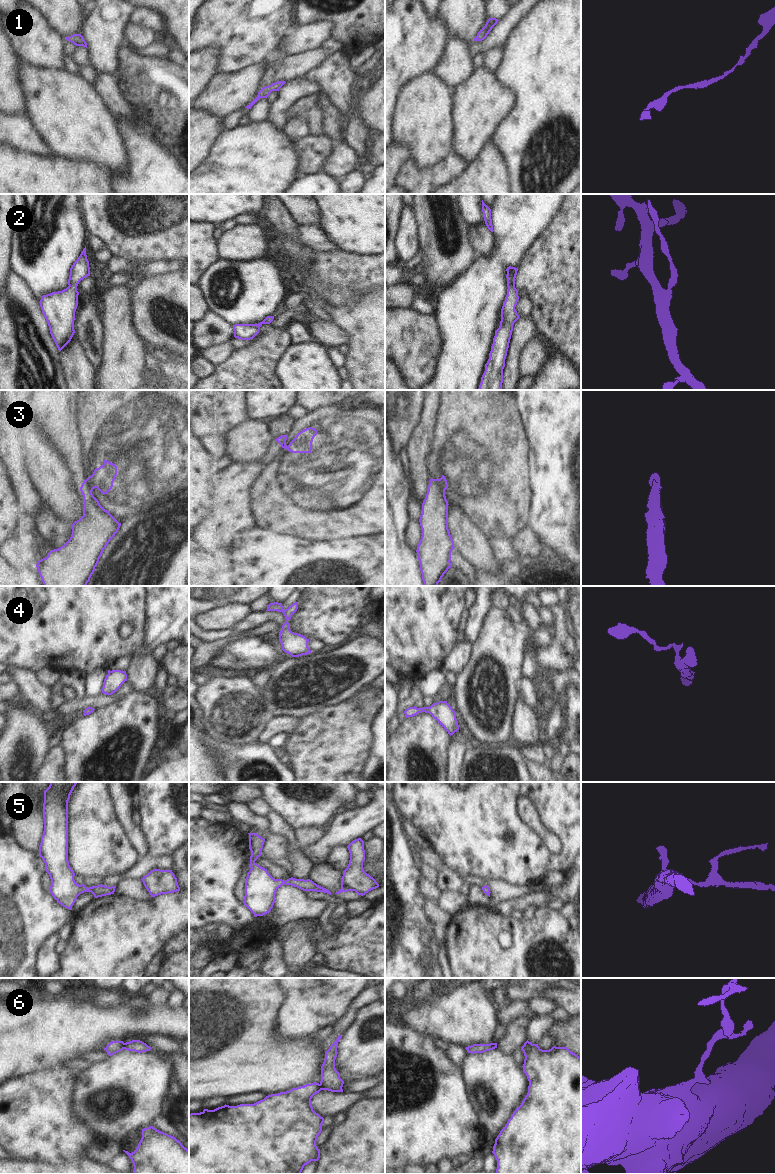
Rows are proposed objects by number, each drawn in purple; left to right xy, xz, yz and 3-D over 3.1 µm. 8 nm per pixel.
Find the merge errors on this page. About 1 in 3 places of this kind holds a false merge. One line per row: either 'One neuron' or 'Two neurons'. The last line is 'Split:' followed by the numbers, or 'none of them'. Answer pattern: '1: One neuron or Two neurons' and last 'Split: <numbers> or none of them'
1: One neuron
2: One neuron
3: Two neurons
4: One neuron
5: One neuron
6: Two neurons
Split: 3, 6

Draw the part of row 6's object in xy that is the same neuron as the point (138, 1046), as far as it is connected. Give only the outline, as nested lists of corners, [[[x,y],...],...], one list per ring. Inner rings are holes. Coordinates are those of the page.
[[[132,1040],[124,1044],[124,1049],[128,1051],[135,1051],[138,1053],[150,1051],[152,1048],[140,1040]]]

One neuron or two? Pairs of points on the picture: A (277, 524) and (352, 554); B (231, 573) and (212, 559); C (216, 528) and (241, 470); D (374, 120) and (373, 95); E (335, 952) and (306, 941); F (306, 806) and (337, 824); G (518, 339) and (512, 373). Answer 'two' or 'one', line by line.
A: two
B: one
C: one
D: one
E: two
F: two
G: one

